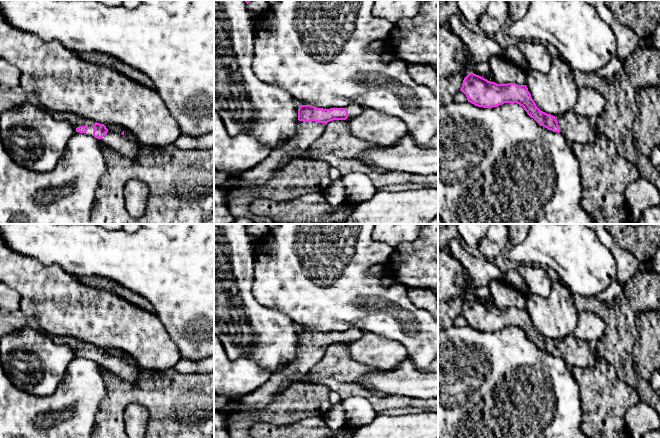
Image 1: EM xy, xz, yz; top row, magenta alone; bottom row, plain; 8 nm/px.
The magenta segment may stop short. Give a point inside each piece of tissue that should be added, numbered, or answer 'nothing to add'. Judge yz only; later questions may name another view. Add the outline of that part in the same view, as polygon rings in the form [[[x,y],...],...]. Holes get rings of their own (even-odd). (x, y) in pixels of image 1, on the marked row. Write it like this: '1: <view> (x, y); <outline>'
1: yz (575, 128); [[[572,110],[561,116],[555,116],[560,133],[569,142],[580,144],[592,143],[596,139],[596,128],[589,125],[588,118],[574,113]]]

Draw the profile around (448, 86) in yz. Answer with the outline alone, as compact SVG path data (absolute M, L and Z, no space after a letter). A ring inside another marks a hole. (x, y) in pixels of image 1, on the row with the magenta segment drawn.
M460 73L438 78L438 107L454 101L454 95L460 91L464 77Z

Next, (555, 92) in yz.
M552 56L551 68L547 73L528 71L526 86L536 106L553 116L572 110L578 98L574 72L560 56Z

